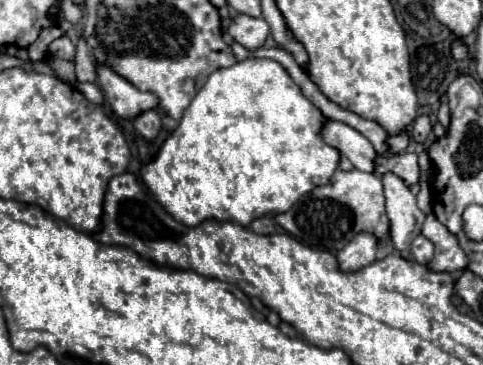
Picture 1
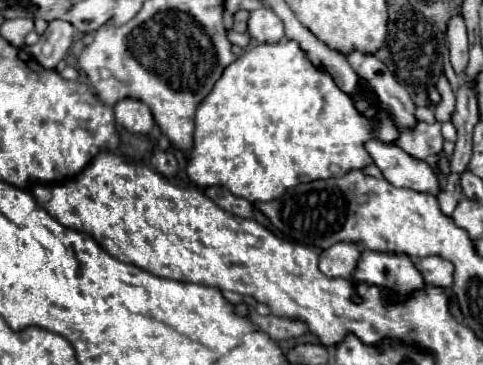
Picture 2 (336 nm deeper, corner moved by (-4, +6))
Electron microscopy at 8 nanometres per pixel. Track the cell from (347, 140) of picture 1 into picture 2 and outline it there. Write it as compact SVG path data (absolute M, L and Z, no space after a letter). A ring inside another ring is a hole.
M379 140L365 142L365 150L373 158L375 166L383 172L385 180L397 188L411 188L417 192L439 192L439 182L435 172L425 162L413 162L409 154L397 150L397 146L387 146Z

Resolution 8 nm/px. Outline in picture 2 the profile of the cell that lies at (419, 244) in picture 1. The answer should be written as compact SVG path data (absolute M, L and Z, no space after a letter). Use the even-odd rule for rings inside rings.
M427 256L419 260L419 272L427 284L447 288L453 282L453 264L441 256Z

